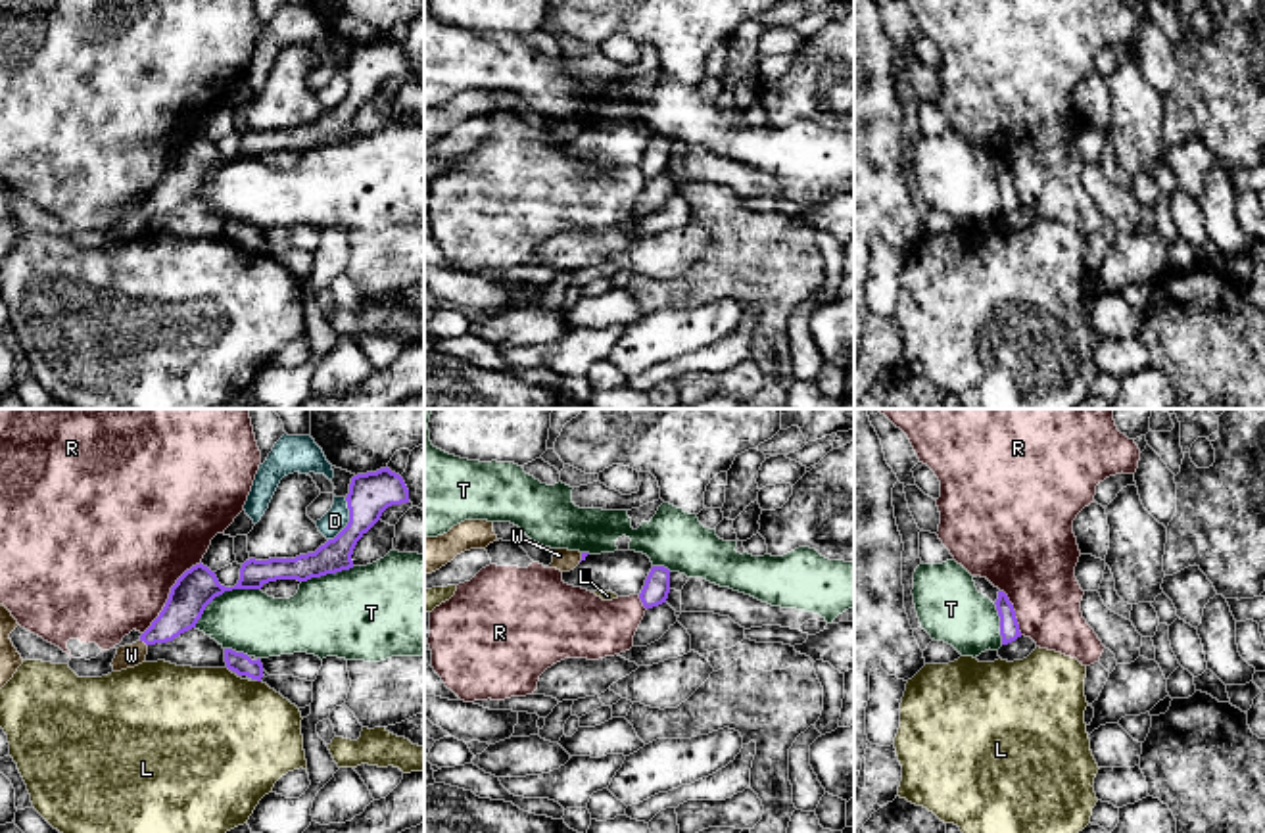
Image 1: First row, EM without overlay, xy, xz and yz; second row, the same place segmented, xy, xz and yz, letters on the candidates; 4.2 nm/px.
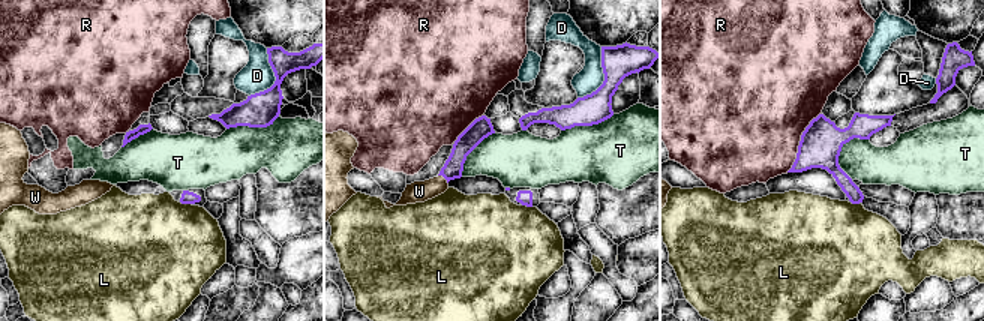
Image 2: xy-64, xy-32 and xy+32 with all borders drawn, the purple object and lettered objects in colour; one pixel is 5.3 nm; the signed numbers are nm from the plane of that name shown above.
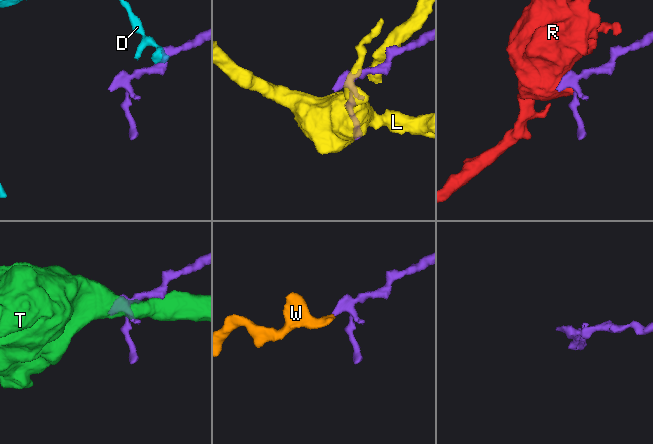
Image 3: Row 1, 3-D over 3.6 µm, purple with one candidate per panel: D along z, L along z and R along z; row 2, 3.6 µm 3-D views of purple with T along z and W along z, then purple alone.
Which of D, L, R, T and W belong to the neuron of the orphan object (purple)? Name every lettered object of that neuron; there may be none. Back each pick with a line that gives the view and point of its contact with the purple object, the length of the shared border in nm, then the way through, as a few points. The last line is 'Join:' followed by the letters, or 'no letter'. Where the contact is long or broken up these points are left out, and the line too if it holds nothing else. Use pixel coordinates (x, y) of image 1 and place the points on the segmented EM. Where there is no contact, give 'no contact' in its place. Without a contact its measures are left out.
W: contact xy (143, 640); length 50 nm; way xy (187, 601), (152, 636), (143, 640), (131, 655)
Join: W

